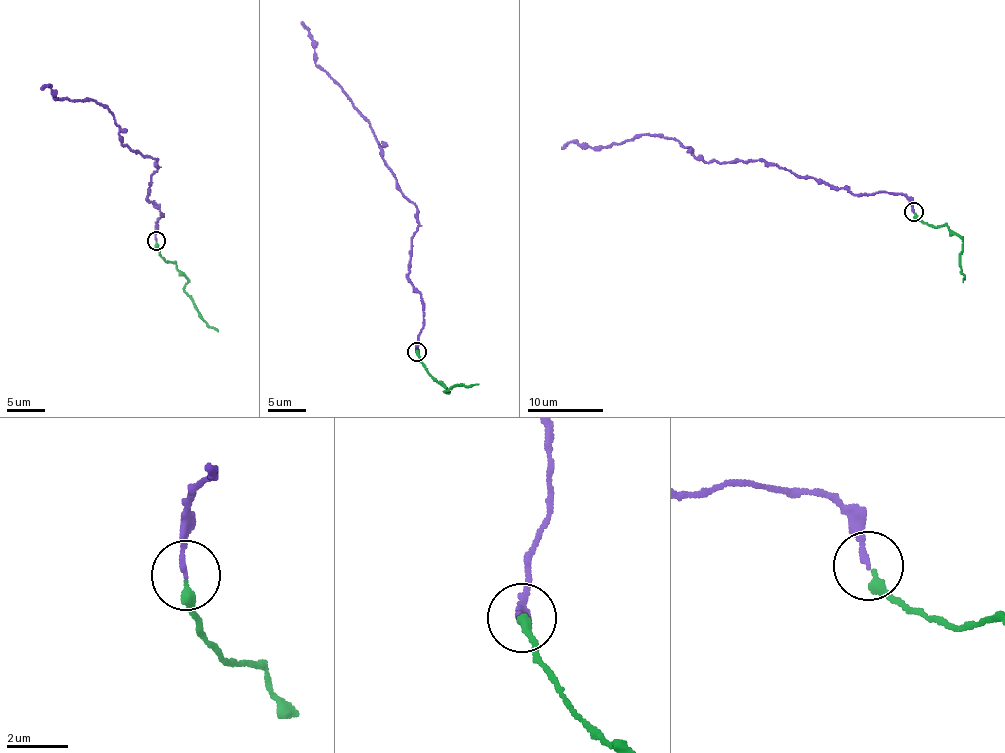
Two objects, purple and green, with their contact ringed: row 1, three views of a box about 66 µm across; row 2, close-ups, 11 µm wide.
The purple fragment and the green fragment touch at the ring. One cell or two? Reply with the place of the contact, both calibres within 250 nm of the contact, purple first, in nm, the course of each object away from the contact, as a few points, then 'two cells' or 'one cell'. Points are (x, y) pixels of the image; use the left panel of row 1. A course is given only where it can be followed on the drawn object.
(156, 240) | 160/320 nm | purple via (156, 240), (163, 215), (148, 192), (157, 160), (123, 145), (101, 103), (40, 88) | green via (156, 242), (165, 260), (174, 262), (188, 280), (184, 292), (199, 315), (218, 331) | one cell

